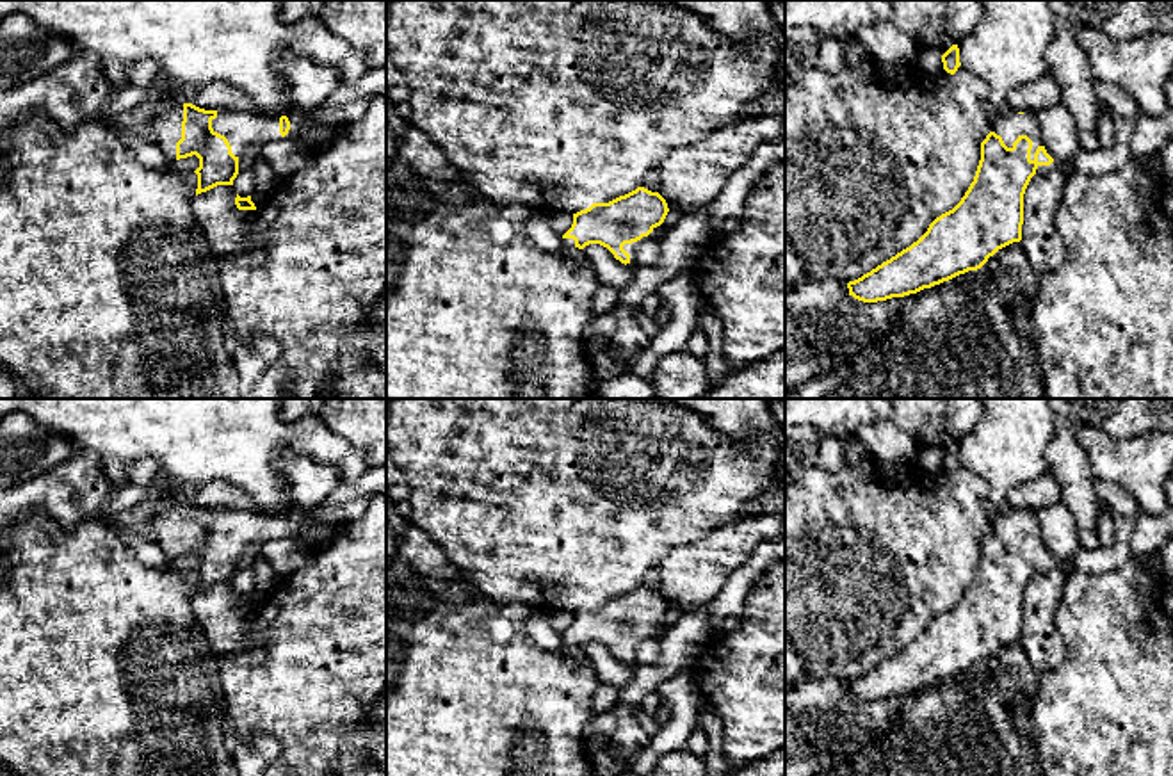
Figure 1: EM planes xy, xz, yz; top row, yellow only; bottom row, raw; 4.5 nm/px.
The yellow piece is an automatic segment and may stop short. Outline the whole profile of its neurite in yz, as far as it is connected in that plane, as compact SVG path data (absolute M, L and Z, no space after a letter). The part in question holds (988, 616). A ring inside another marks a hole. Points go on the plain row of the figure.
M1006 505L993 516L993 529L981 541L981 559L961 600L936 616L927 630L890 659L849 680L849 694L863 701L904 696L981 667L999 648L1022 639L1023 593L1034 573L1061 570L1043 541L1036 513Z

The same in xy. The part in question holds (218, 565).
M386 465L367 468L352 484L340 482L317 507L290 505L281 516L255 511L205 509L178 502L169 491L157 495L151 529L171 559L196 554L199 566L196 594L217 584L233 584L239 557L249 545L262 548L281 538L299 538L304 527L340 527L358 520L377 497L386 493Z

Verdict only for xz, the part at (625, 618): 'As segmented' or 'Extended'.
Extended

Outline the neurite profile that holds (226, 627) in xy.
M217 584L194 594L192 612L217 659L233 657L251 666L262 664L262 644L251 635L255 609L239 609L235 596L233 584Z

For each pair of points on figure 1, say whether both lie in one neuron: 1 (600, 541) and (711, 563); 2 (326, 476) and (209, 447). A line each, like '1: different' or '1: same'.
1: different
2: different

